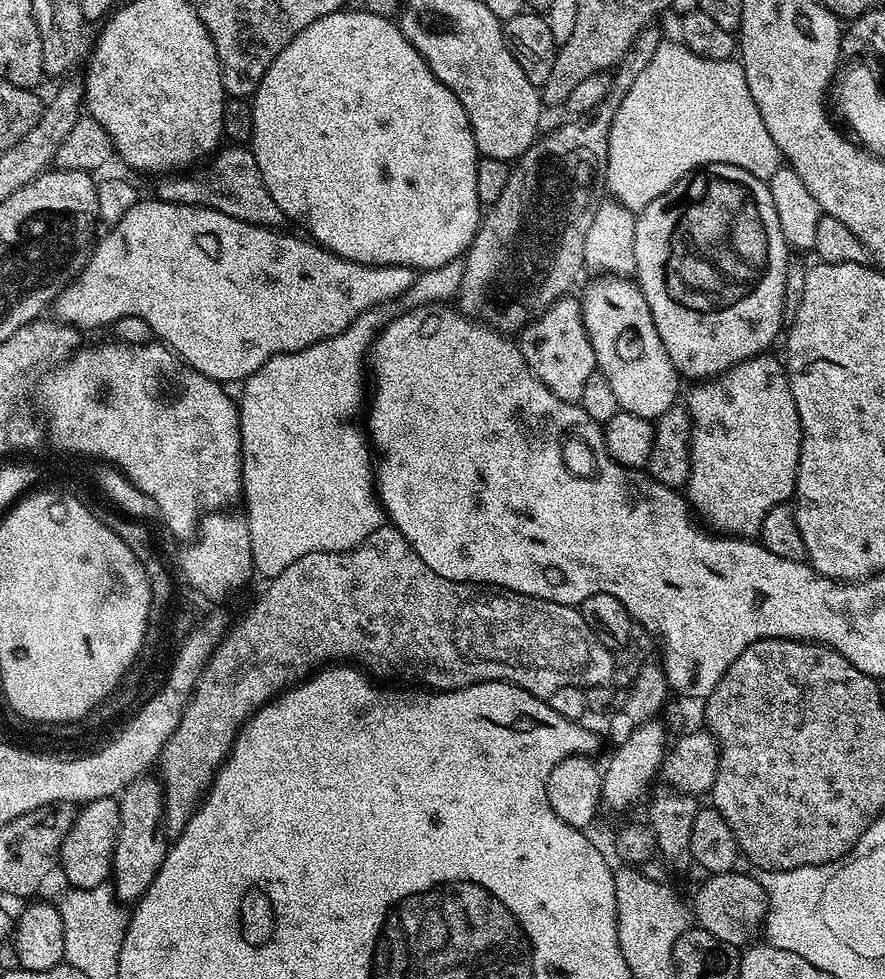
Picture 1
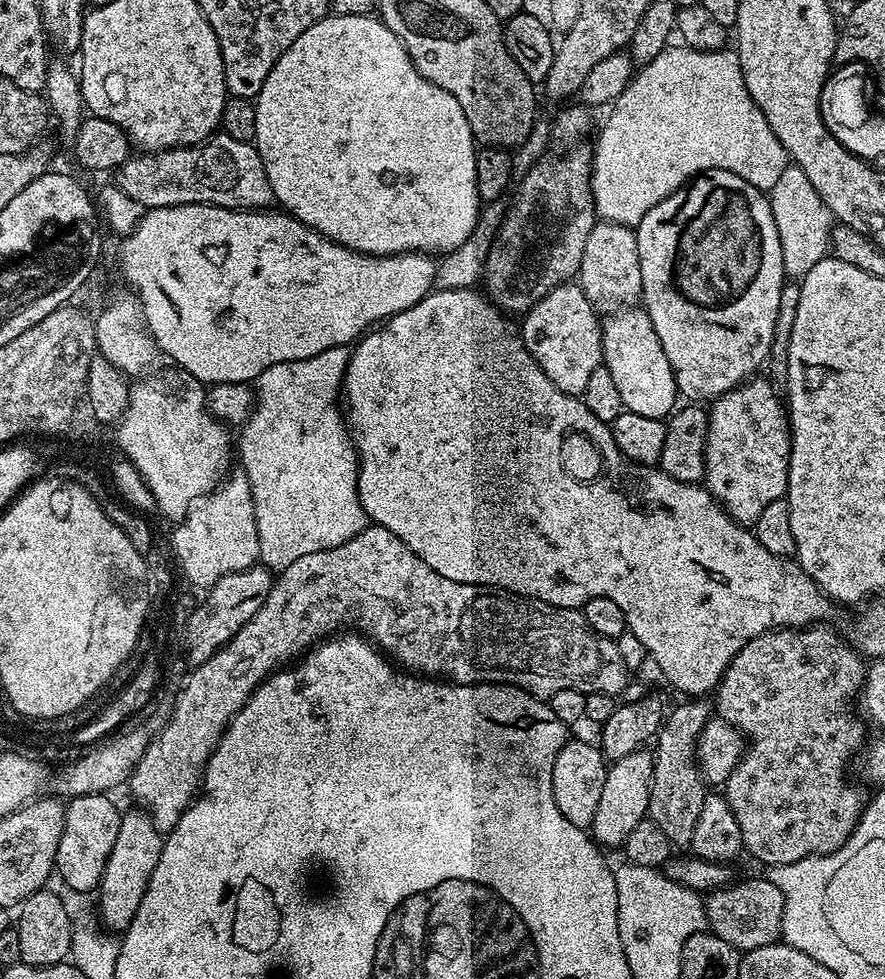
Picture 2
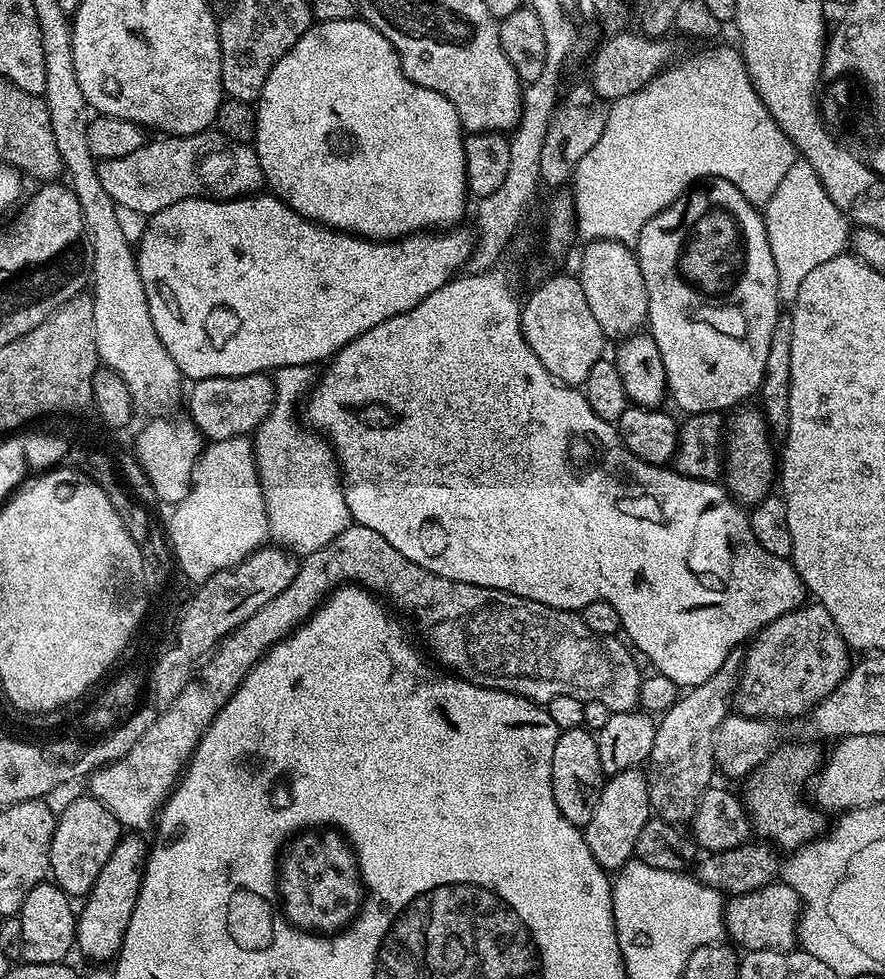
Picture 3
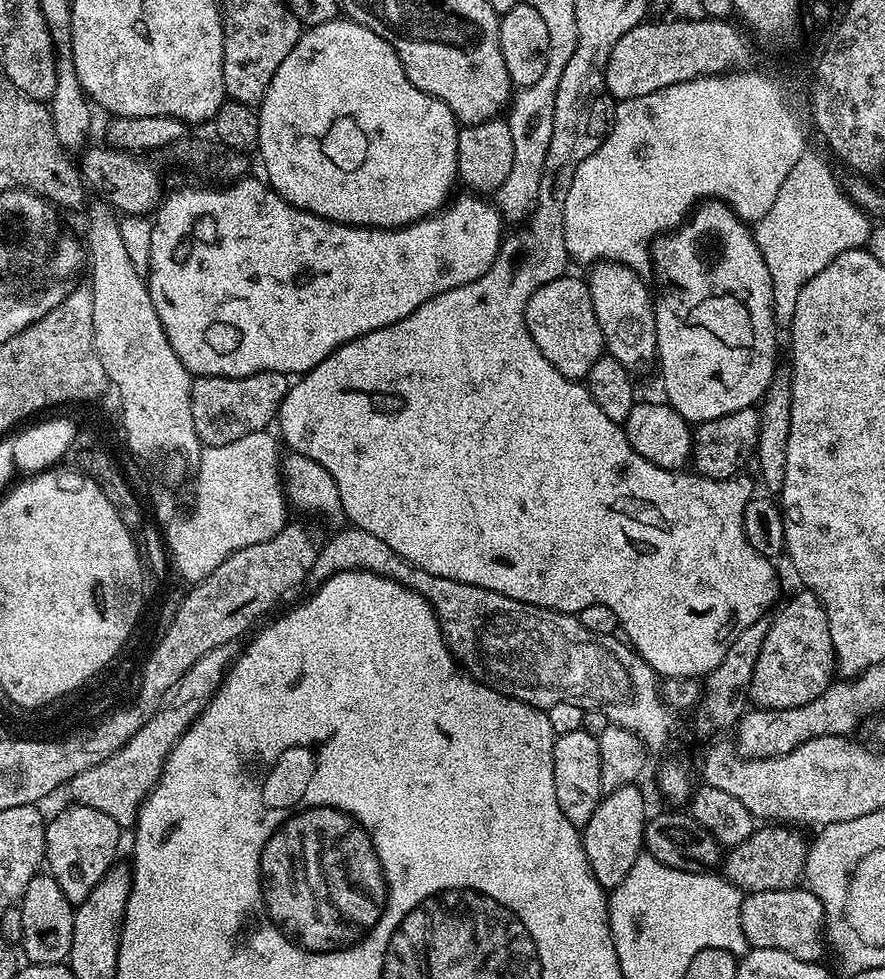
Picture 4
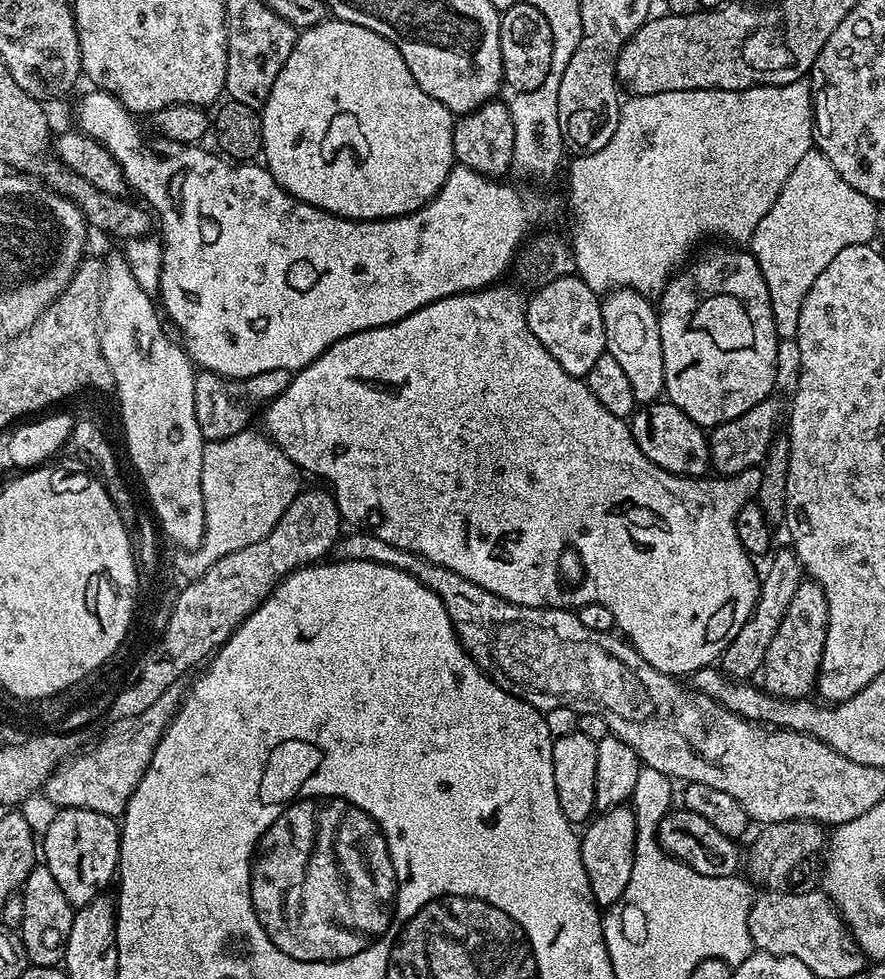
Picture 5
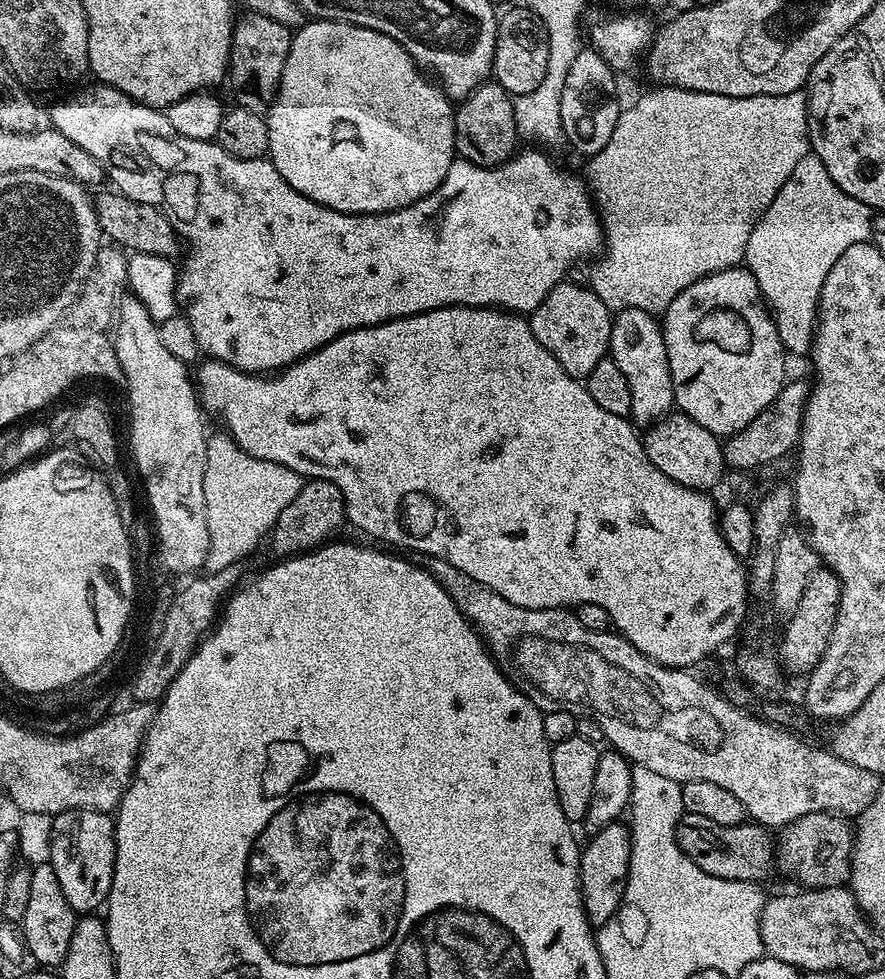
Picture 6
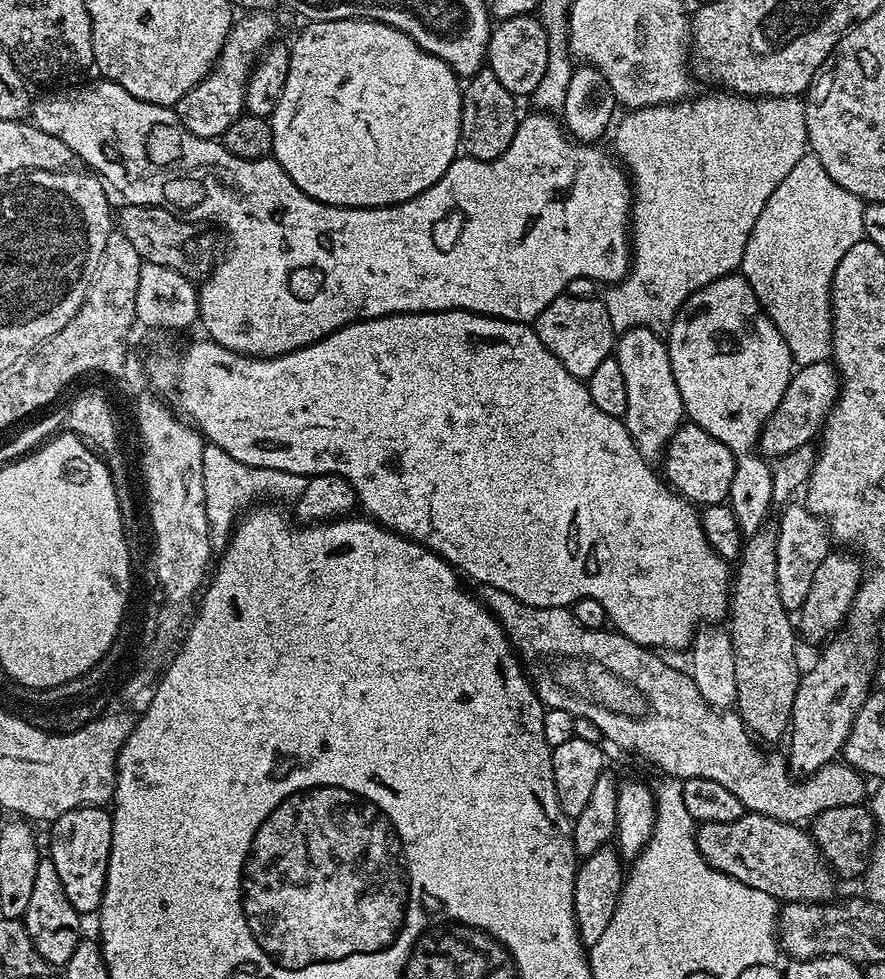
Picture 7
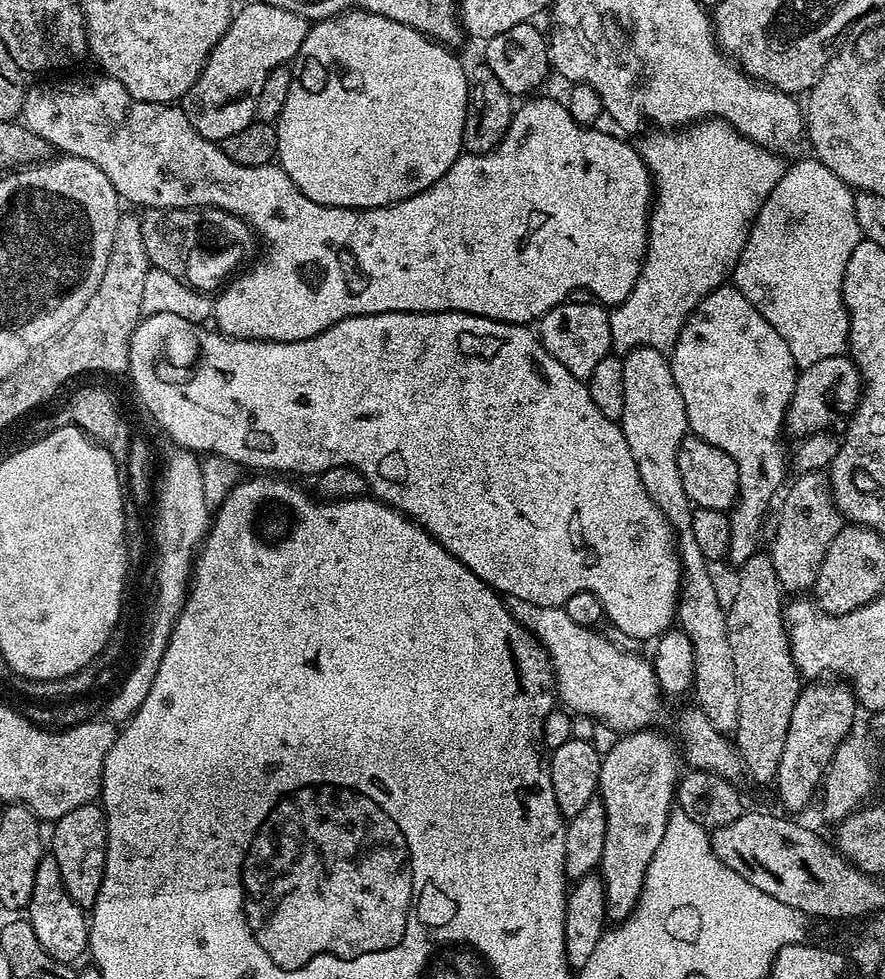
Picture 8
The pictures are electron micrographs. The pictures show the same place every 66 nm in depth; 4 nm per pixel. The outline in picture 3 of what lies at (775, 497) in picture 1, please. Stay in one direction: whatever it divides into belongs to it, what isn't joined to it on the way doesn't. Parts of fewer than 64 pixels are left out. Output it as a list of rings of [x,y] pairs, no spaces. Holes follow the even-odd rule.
[[[744,406],[733,411],[726,432],[726,455],[722,469],[726,487],[741,505],[751,506],[773,491],[778,476],[778,452],[772,449],[768,421],[759,407]],[[741,411],[741,412],[740,412]],[[728,479],[728,480],[727,480]]]

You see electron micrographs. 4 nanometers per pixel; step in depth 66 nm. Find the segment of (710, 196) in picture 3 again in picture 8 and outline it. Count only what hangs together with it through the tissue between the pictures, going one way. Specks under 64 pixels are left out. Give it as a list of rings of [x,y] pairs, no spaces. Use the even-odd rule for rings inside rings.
[[[721,286],[715,288],[706,298],[702,298],[702,302],[697,306],[696,311],[690,314],[690,318],[682,326],[676,344],[670,349],[670,363],[674,374],[674,382],[678,382],[678,390],[682,390],[682,402],[686,402],[686,418],[688,419],[691,435],[710,442],[710,446],[718,446],[718,450],[730,454],[730,458],[734,458],[734,466],[738,466],[740,494],[736,497],[736,503],[728,518],[730,522],[730,550],[728,551],[727,563],[729,565],[733,564],[733,566],[745,564],[751,556],[757,555],[761,551],[760,531],[764,528],[764,515],[767,514],[772,499],[774,499],[774,504],[778,493],[785,487],[784,475],[789,475],[790,472],[790,456],[787,451],[784,453],[784,444],[780,441],[780,435],[785,435],[786,432],[784,414],[792,401],[798,375],[794,354],[790,354],[790,346],[786,346],[786,342],[782,342],[782,334],[778,334],[778,330],[774,330],[774,326],[770,326],[770,322],[766,322],[766,318],[762,318],[762,314],[758,314],[758,310],[754,306],[750,306],[750,302],[746,302],[746,298],[735,286]]]

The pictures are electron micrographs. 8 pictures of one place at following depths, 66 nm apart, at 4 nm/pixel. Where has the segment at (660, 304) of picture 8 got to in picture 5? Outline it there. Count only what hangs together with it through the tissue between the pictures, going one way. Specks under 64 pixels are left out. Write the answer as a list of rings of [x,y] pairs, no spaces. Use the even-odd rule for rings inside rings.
[[[807,79],[790,82],[782,86],[766,86],[747,88],[741,92],[734,90],[674,90],[666,94],[650,94],[649,96],[632,96],[620,105],[618,130],[614,130],[614,138],[602,146],[597,152],[586,152],[575,157],[572,169],[568,172],[568,204],[572,207],[572,236],[570,243],[576,259],[575,275],[590,286],[597,294],[607,294],[614,288],[632,288],[638,294],[649,298],[664,291],[669,280],[689,263],[688,251],[703,238],[707,232],[724,235],[725,241],[736,246],[744,246],[751,241],[754,230],[762,218],[774,206],[778,194],[782,194],[782,186],[786,178],[790,178],[794,166],[814,146],[814,117],[812,115],[812,85]]]

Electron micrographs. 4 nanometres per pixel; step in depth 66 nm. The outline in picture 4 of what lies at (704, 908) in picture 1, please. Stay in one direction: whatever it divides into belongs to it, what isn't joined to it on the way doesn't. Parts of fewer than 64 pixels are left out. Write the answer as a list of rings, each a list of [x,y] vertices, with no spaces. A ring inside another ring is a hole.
[[[807,887],[749,892],[744,897],[740,913],[742,930],[751,947],[786,950],[786,954],[794,954],[794,958],[815,961],[821,959],[820,955],[823,954],[824,948],[826,949],[822,939],[822,933],[825,931],[824,907]]]

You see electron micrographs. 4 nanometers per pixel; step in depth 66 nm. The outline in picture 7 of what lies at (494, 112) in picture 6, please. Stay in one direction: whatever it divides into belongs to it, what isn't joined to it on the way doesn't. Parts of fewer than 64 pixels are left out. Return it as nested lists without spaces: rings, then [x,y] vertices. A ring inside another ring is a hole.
[[[485,66],[473,76],[467,77],[462,88],[462,122],[460,123],[460,147],[463,155],[475,160],[493,160],[506,154],[510,142],[514,142],[518,123],[516,104],[518,104],[517,97],[512,96],[510,90],[506,90],[506,86],[502,86],[502,82],[498,82],[498,77],[492,68]]]

